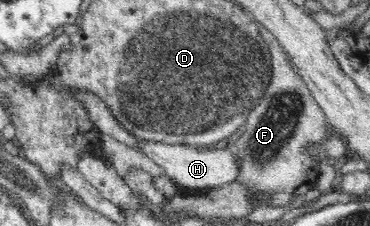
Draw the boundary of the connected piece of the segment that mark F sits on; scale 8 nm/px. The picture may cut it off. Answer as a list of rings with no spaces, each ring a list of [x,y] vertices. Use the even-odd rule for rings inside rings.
[[[255,22],[255,26],[271,48],[273,76],[265,96],[249,114],[244,125],[236,131],[227,148],[239,163],[235,182],[251,191],[251,199],[256,202],[256,206],[284,207],[291,204],[293,198],[307,194],[315,186],[319,163],[316,158],[309,156],[307,148],[326,139],[331,127],[325,122],[322,109],[316,104],[302,77],[293,70],[291,60],[280,42],[259,22]]]

